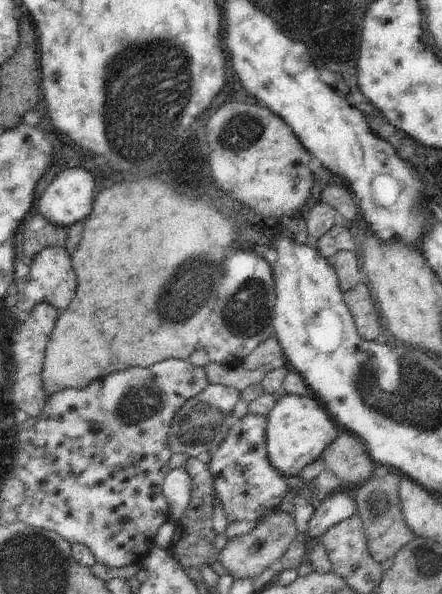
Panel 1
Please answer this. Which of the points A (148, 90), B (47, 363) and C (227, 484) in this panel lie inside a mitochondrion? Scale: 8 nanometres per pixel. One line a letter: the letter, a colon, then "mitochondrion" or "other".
A: mitochondrion
B: other
C: other

